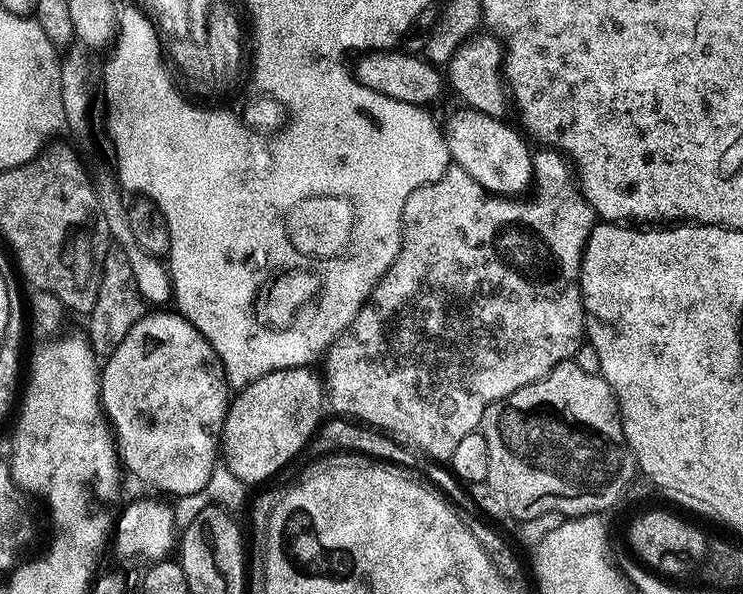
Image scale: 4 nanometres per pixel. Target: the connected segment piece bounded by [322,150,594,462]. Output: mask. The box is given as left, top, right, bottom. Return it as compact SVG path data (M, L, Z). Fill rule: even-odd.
M544 150L538 156L538 176L548 184L537 183L536 193L529 200L524 198L513 198L510 196L498 196L494 192L488 192L466 170L450 166L438 178L438 182L430 182L426 186L418 186L410 198L406 198L406 206L402 210L402 238L400 239L400 249L386 274L374 286L370 298L358 310L358 314L352 320L352 325L348 331L337 336L335 342L329 346L328 351L322 357L324 372L322 371L322 383L326 389L326 400L333 408L333 413L345 418L351 418L357 422L371 424L373 428L380 429L381 432L391 434L401 441L407 442L413 449L425 452L432 456L433 461L451 461L458 442L466 438L466 434L477 431L484 423L484 412L494 402L522 390L522 386L530 386L538 382L543 376L548 376L550 370L554 370L560 364L571 361L575 357L580 345L585 343L586 329L584 327L584 303L580 297L580 263L584 257L584 247L588 245L588 236L594 227L594 213L584 193L580 191L577 181L574 179L573 169L569 161L561 153L555 150ZM454 210L472 210L472 232L460 234L458 236L472 236L472 242L464 246L464 242L458 242L464 248L464 258L460 258L460 266L446 266L436 270L436 258L444 258L444 240L446 232L442 232L438 226L448 218L446 214L454 214Z

